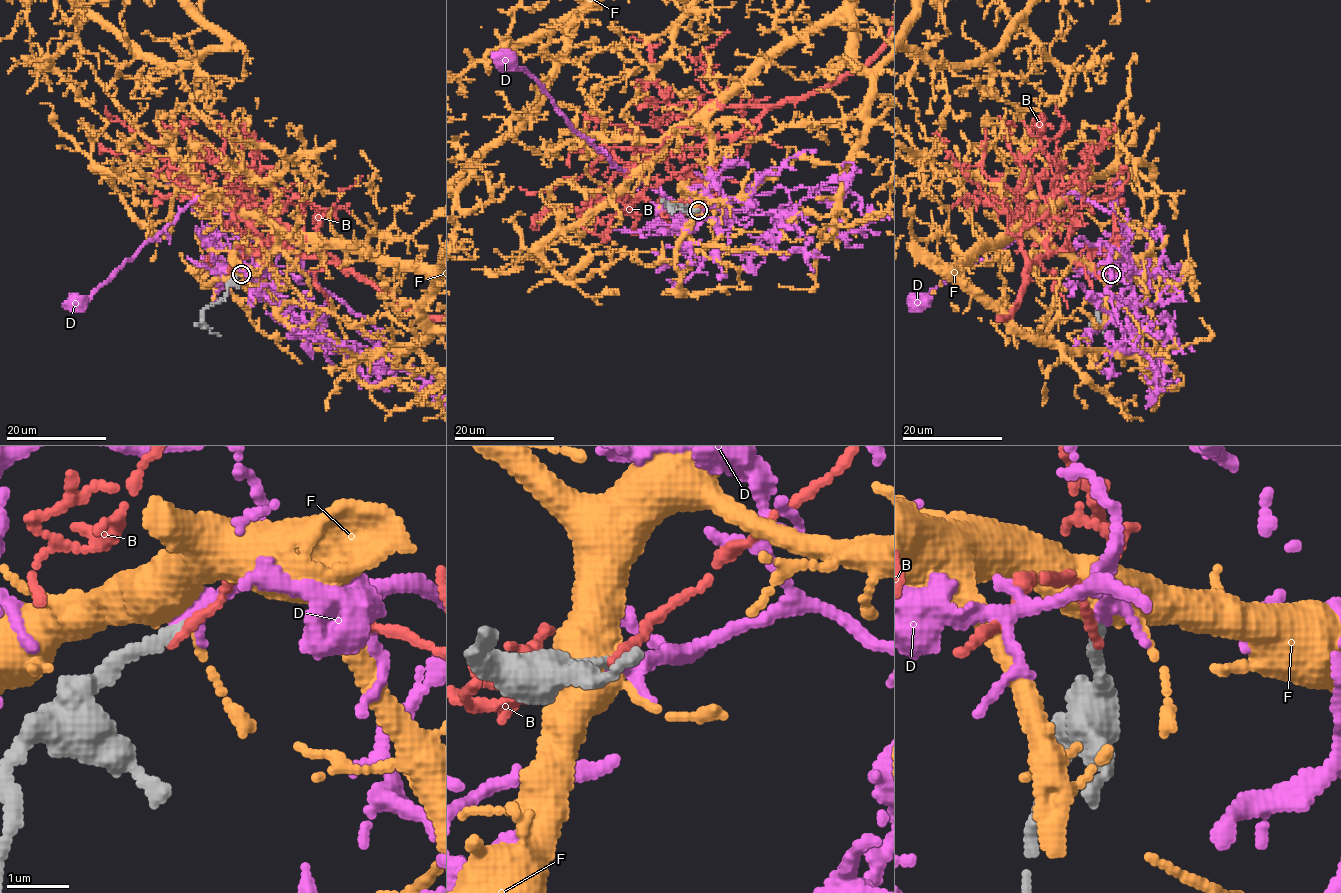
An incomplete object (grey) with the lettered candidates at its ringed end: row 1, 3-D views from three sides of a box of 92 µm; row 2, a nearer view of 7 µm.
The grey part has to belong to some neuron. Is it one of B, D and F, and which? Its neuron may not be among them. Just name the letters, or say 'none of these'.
D

